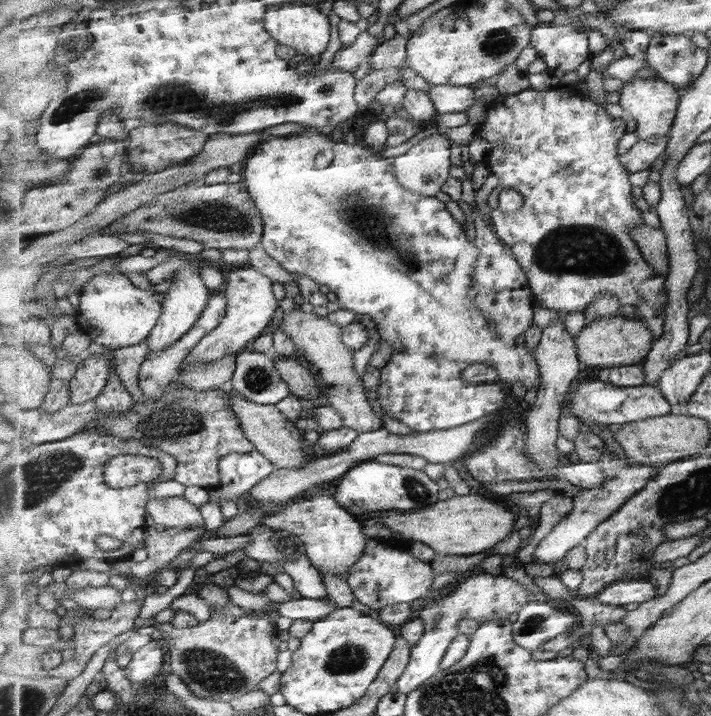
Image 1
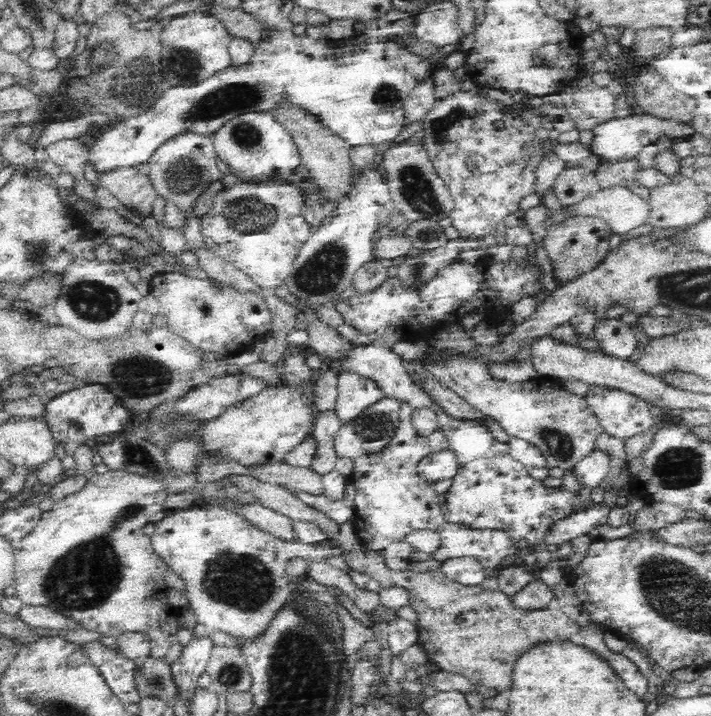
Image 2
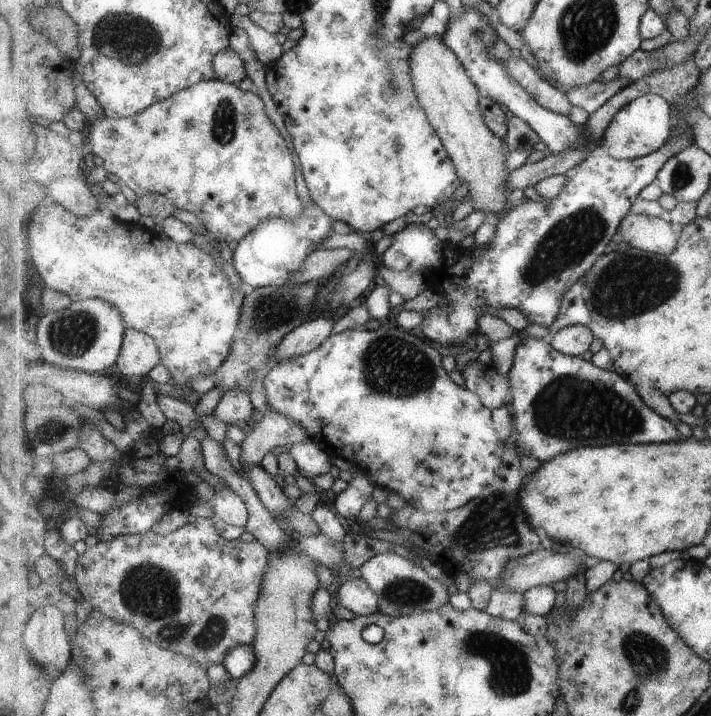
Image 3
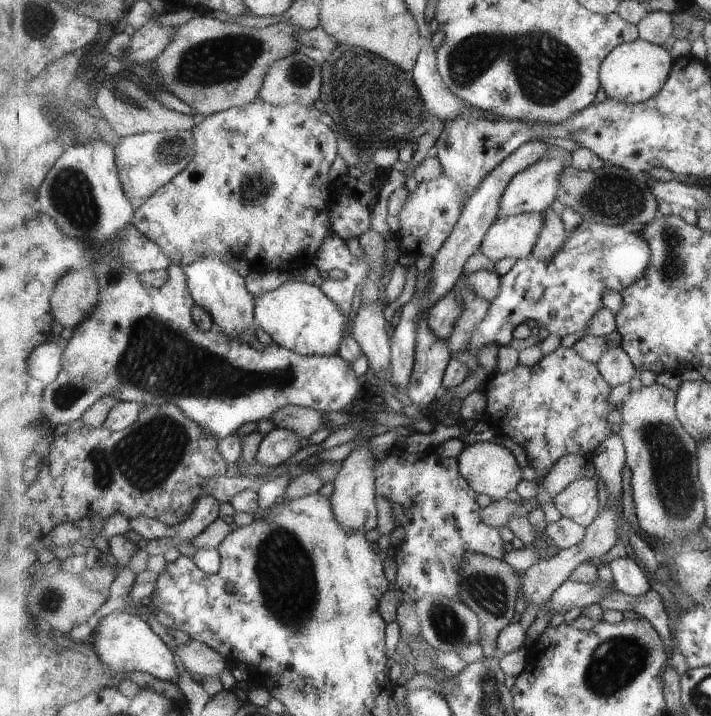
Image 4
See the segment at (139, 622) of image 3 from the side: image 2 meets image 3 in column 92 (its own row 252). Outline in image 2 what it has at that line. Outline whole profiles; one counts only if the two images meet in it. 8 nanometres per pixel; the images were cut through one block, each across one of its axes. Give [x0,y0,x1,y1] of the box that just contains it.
[542,216,612,282]

